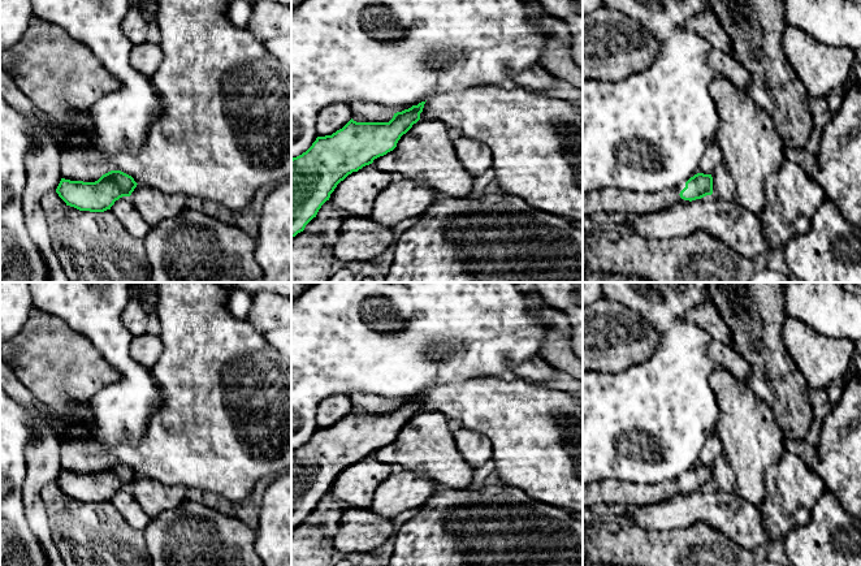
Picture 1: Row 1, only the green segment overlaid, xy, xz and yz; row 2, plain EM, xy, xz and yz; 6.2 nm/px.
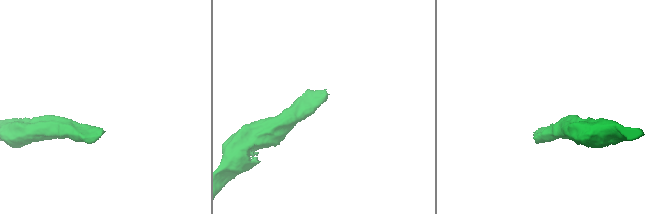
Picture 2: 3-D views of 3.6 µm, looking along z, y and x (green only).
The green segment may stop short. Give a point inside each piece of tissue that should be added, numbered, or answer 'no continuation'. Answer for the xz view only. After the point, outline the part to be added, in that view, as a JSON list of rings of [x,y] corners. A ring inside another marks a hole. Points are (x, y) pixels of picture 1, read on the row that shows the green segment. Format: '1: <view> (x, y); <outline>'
no continuation

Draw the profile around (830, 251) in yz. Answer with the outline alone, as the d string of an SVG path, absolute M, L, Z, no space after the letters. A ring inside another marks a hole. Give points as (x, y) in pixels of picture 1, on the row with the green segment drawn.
M825 199L810 229L783 249L792 280L799 282L861 282L861 232Z

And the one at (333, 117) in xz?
M334 103L323 108L316 120L317 137L332 135L342 129L352 118L349 103Z

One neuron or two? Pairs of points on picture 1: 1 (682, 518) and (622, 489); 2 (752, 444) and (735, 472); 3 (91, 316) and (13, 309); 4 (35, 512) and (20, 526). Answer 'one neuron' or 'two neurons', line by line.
1: two neurons
2: one neuron
3: two neurons
4: two neurons

